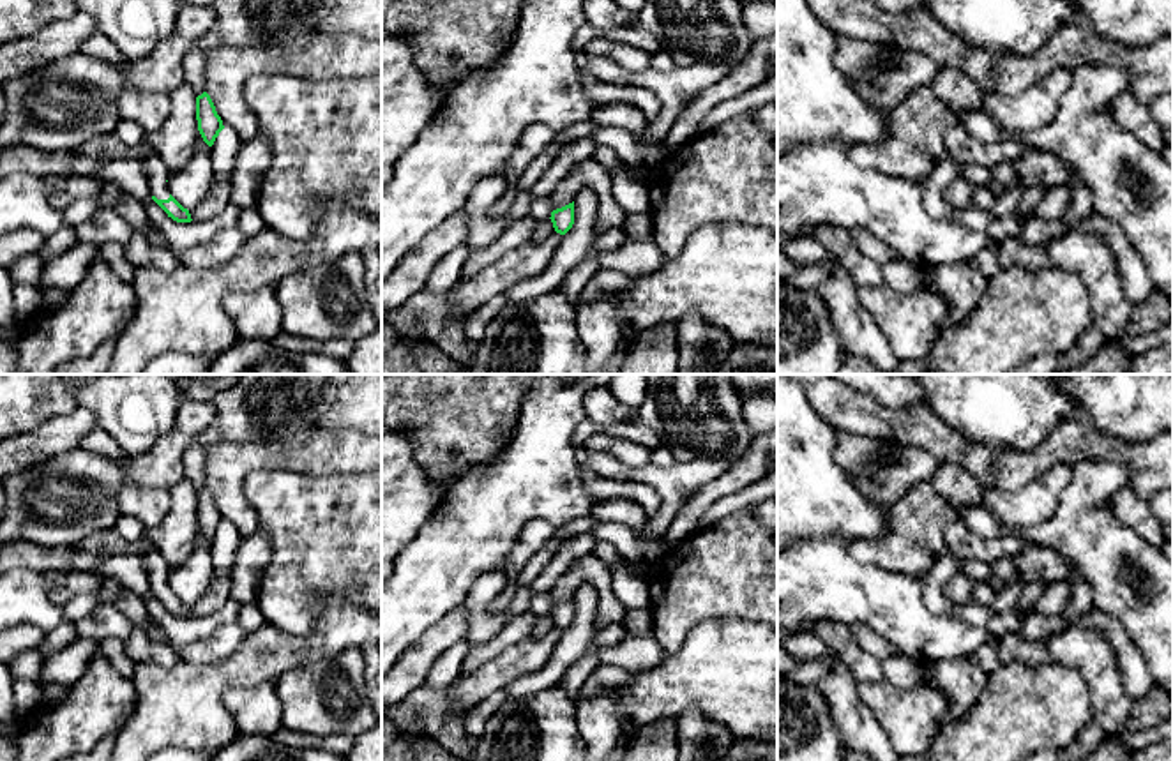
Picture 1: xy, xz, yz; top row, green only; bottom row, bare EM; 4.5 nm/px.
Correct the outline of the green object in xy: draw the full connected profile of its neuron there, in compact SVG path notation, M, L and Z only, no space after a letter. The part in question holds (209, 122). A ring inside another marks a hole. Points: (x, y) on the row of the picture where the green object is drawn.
M207 92L196 97L196 120L203 141L212 147L224 125Z

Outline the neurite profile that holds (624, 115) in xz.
M609 102L592 113L592 122L599 125L613 125L641 136L648 125L648 118L632 104Z

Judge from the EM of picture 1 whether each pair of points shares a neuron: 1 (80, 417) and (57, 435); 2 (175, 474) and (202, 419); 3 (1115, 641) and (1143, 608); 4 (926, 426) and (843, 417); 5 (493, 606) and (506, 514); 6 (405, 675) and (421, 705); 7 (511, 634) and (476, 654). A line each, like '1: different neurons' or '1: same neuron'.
1: same neuron
2: same neuron
3: different neurons
4: same neuron
5: different neurons
6: different neurons
7: same neuron

